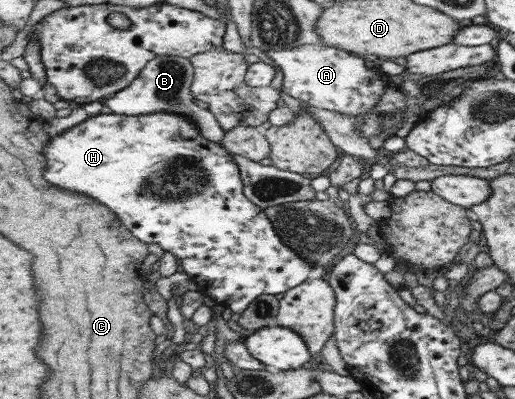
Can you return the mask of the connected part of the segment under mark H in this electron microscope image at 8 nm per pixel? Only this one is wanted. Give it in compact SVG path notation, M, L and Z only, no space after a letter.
M107 111L99 116L90 116L78 125L63 131L59 135L55 135L51 140L51 146L47 146L46 152L47 180L53 186L59 186L61 190L71 190L71 192L77 192L77 194L83 194L83 196L91 196L95 200L99 198L101 204L105 204L109 210L115 210L115 214L121 218L121 222L137 238L147 244L157 244L163 251L175 254L180 260L181 271L199 284L199 291L208 295L216 304L222 305L224 308L227 307L232 312L241 315L249 308L251 302L255 301L257 297L261 297L262 294L284 294L296 286L302 285L303 282L318 276L320 272L320 267L315 262L311 262L309 258L303 258L292 247L286 246L282 236L275 230L270 215L247 198L245 182L242 178L242 168L239 166L239 162L235 160L235 155L227 150L225 146L207 140L203 136L203 132L199 130L199 126L195 122L191 122L187 116L159 112L157 114L143 114L143 116L125 118L123 114L113 114Z

